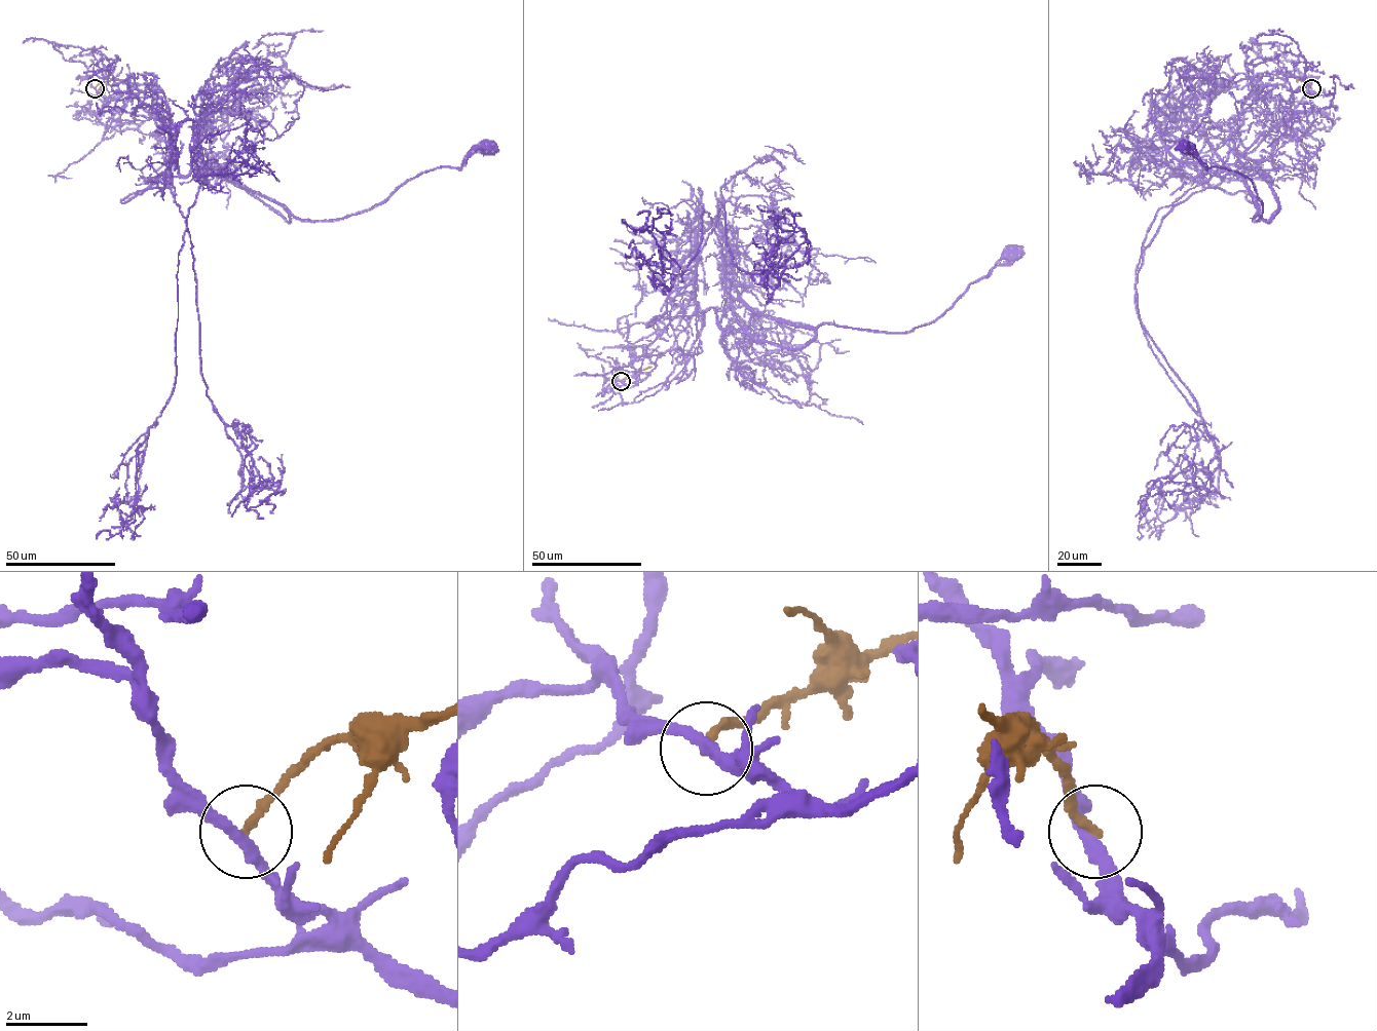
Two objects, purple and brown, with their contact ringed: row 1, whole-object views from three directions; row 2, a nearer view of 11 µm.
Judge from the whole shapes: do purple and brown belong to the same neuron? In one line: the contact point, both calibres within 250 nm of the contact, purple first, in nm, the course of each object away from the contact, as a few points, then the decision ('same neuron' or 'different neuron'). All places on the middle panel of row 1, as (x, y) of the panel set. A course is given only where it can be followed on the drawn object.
(621, 381) | 280/200 nm | purple via (621, 381), (648, 374), (696, 302), (703, 326), (712, 307), (746, 332), (753, 313), (909, 332), (1012, 254) | brown via (621, 381), (650, 367) | different neuron

